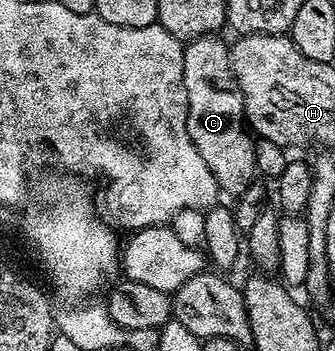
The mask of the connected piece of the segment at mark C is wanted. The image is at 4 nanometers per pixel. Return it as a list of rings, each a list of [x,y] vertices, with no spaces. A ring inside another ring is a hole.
[[[215,35],[190,40],[183,49],[187,132],[224,196],[238,197],[256,178],[255,145],[243,114],[243,94],[235,86],[228,44]]]

